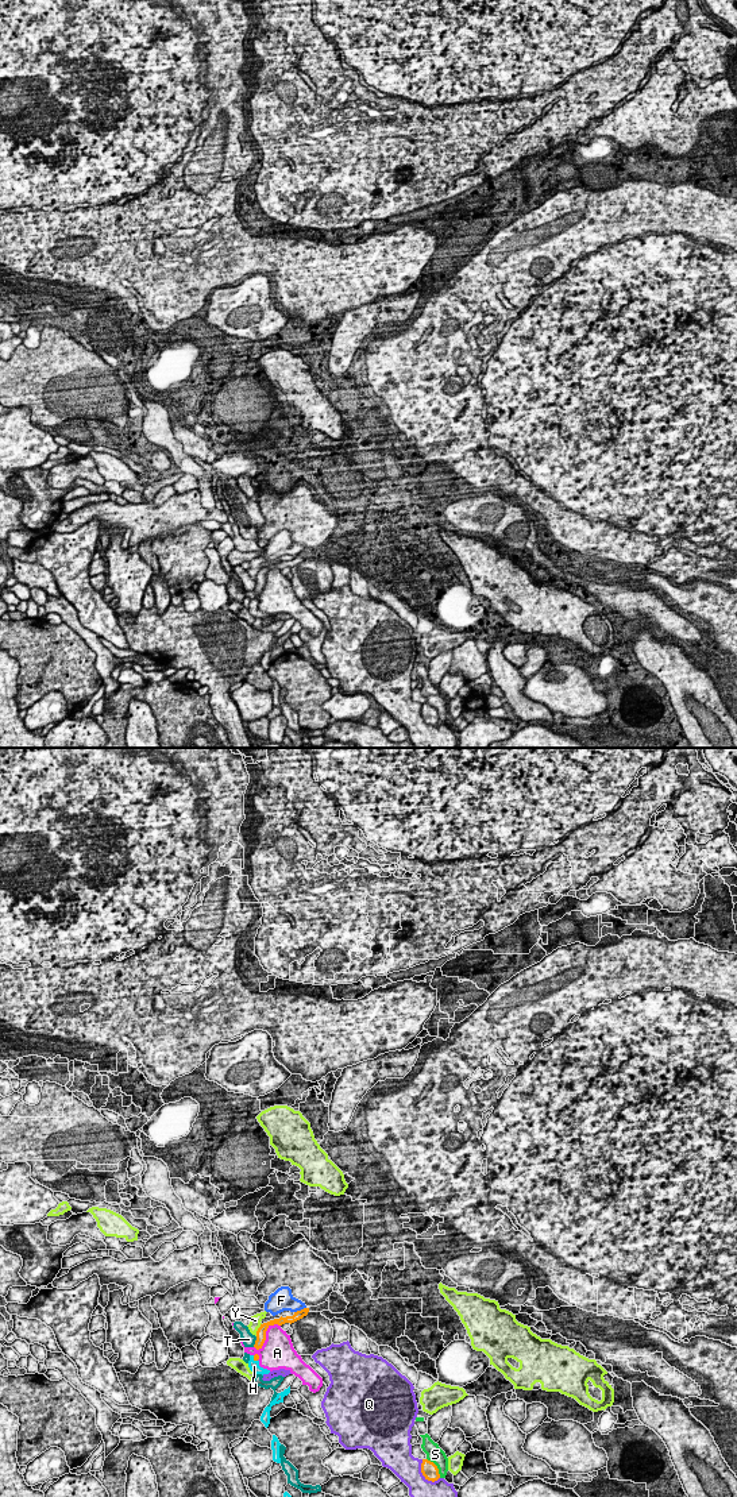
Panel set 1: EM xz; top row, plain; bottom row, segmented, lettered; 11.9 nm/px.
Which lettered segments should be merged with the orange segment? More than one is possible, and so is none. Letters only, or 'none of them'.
H

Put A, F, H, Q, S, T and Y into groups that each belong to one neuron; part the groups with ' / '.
A / F Y / H / Q / S / T

